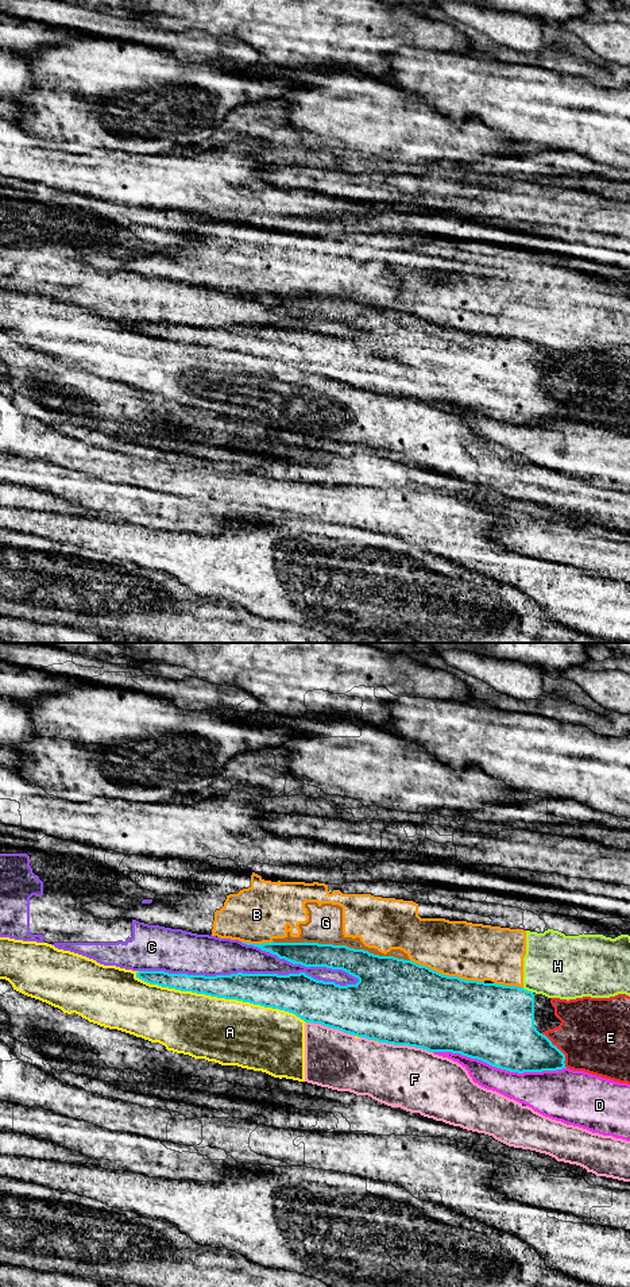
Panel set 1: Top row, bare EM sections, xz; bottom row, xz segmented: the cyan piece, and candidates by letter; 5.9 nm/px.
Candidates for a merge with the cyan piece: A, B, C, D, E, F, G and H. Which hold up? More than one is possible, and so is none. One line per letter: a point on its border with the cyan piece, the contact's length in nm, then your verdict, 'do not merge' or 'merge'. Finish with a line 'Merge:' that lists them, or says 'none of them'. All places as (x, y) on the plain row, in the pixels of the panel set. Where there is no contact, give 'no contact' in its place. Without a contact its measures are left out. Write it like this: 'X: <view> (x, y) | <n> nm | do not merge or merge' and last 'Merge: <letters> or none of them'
A: xz (220, 349) | 1050 nm | do not merge
B: xz (447, 327) | 460 nm | do not merge
C: xz (250, 326) | 1300 nm | do not merge
D: xz (499, 419) | 800 nm | do not merge
E: xz (559, 401) | 260 nm | do not merge
F: xz (406, 396) | 320 nm | do not merge
G: xz (341, 297) | 800 nm | do not merge
H: xz (526, 342) | 70 nm | do not merge
Merge: none of them

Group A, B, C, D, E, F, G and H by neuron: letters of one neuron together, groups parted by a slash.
A F / B G H / C / D / E

